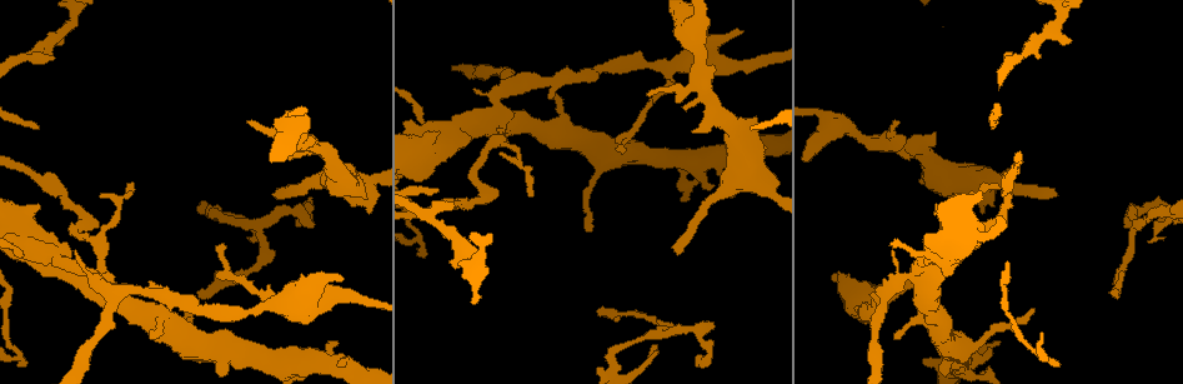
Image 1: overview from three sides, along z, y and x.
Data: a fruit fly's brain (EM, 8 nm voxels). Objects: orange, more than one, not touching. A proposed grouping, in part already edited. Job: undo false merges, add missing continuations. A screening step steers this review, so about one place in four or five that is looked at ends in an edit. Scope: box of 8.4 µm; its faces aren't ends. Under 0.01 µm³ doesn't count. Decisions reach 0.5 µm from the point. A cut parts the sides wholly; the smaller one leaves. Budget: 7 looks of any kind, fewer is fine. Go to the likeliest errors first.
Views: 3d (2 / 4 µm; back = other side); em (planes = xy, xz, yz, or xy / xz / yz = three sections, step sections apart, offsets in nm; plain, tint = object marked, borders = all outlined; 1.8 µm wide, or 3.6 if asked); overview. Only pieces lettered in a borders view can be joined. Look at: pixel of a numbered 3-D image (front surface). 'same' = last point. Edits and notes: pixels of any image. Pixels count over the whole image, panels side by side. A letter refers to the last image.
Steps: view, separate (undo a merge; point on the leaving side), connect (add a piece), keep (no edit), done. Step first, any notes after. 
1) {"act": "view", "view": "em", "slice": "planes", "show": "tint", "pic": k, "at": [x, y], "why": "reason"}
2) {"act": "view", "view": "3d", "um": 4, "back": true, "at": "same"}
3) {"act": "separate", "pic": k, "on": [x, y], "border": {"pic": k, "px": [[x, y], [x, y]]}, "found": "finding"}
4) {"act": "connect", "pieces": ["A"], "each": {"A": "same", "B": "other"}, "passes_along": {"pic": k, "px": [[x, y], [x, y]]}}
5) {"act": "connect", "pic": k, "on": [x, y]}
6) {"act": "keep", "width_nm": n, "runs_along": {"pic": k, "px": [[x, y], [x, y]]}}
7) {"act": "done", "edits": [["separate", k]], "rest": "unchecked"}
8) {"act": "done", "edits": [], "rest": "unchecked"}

{"act": "view", "view": "3d", "um": 2, "pic": 1, "at": [54, 59], "why": "free end"}

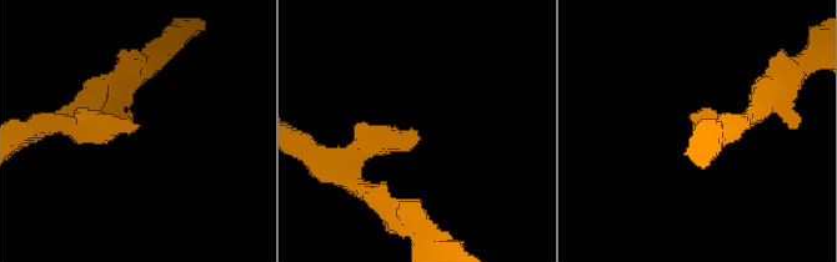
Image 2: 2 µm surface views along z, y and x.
{"act": "view", "view": "em", "slice": "planes", "show": "tint", "pic": 2, "at": [133, 128]}

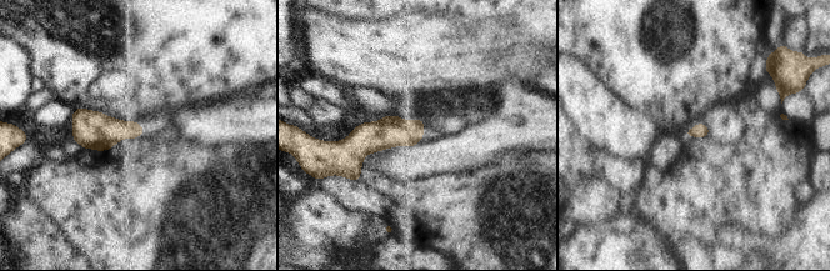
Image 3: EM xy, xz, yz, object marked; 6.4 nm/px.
{"act": "view", "view": "em", "slice": "planes", "show": "borders", "at": "same", "why": "see the neighbours"}

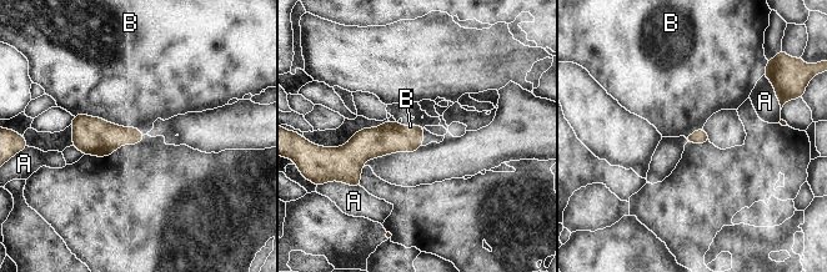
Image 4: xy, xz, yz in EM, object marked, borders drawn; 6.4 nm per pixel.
{"act": "keep", "longest_contact_nm": ["B", 480], "each": {"A": "other", "B": "other"}, "found": "none of them fits"}

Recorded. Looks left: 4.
{"act": "view", "view": "3d", "um": 2, "pic": 1, "at": [679, 253], "why": "an open end"}

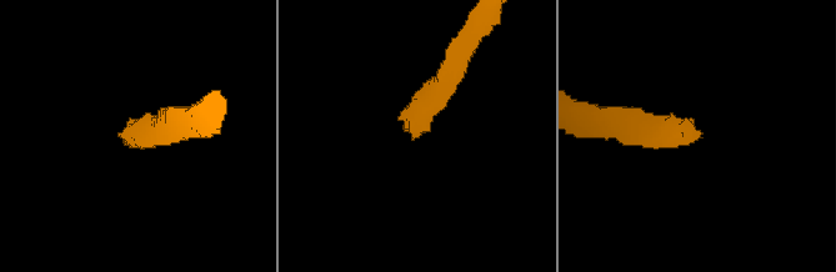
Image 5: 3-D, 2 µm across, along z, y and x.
{"act": "view", "view": "em", "slice": "planes", "show": "tint", "pic": 5, "at": [141, 133]}

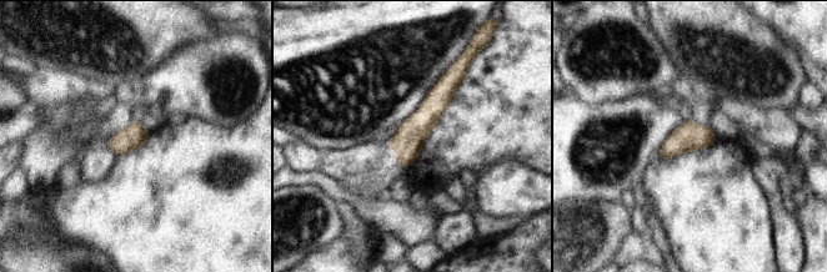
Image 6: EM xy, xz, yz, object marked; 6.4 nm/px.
{"act": "view", "view": "em", "slice": "planes", "show": "borders", "at": "same", "why": "what lies round it"}

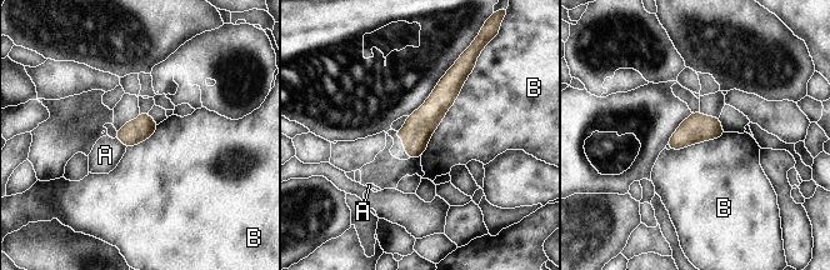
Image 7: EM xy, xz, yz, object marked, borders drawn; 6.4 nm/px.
{"act": "keep", "each": {"A": "other", "B": "other"}, "runs_along": {"pic": 7, "px": [[459, 68], [416, 131], [411, 155]]}, "found": "no lettered piece goes on from it"}

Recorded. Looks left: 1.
{"act": "done", "edits": [], "rest": "unchecked"}

